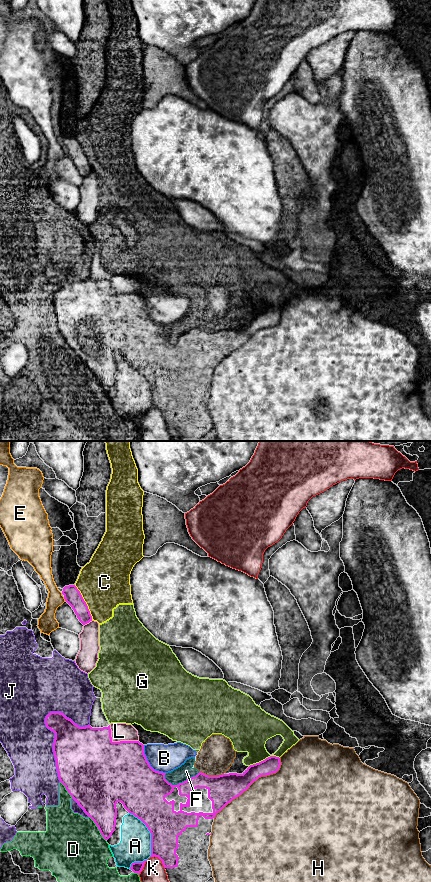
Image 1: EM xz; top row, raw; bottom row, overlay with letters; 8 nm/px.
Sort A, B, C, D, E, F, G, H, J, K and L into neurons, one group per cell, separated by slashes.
A / B / C F G / D J / E / H / K / L

